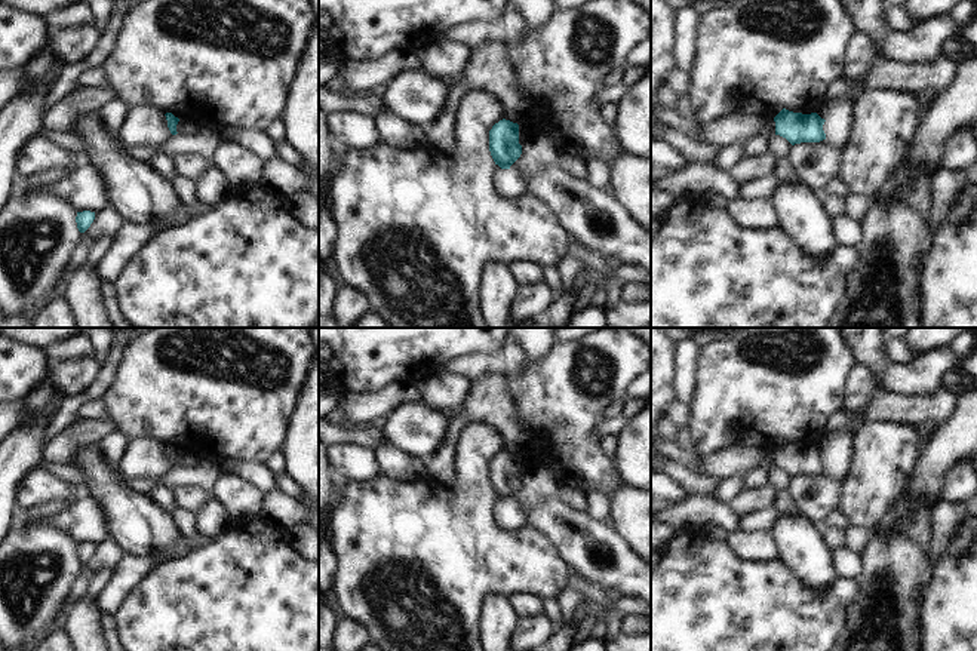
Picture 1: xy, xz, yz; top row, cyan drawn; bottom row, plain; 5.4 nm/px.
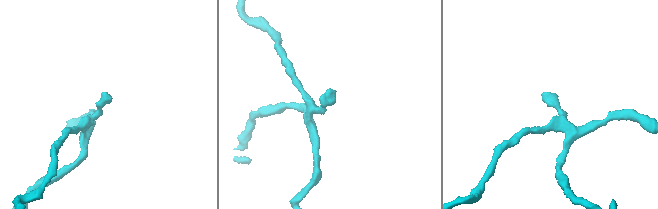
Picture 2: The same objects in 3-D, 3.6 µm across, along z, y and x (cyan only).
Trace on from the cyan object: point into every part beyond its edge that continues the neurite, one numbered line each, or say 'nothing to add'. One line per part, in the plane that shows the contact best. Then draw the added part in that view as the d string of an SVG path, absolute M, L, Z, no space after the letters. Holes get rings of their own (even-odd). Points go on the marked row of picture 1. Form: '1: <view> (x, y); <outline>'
nothing to add

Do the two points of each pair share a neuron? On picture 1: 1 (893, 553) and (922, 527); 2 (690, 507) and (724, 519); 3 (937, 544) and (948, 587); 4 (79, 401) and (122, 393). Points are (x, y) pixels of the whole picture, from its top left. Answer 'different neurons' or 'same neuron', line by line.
1: same neuron
2: same neuron
3: different neurons
4: different neurons

